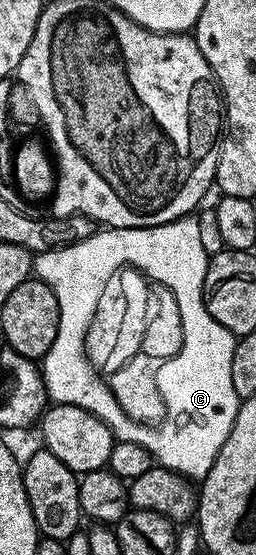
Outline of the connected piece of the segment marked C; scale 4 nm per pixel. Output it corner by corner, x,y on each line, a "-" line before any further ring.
192,216
180,217
178,221
163,223
155,227
139,227
138,229
105,227
100,231
94,231
90,237
71,247
59,247
46,253
38,253
33,258
35,277
42,280
43,283
49,284
59,301
58,335
55,336
51,349
39,361
41,381
45,385
48,400
59,405
74,405
83,411
95,414
113,432
117,441
135,443
139,447
143,447
153,456
154,462
160,468
170,469
190,479
204,479
207,471
211,471
223,443
227,443
227,435
231,435
231,427
237,418
239,398
235,386
231,384
231,359
237,342
233,333
227,331
227,327
219,327
219,323
215,323
215,319
211,319
205,303
199,303
199,305
185,309
185,319
179,321
179,325
189,325
189,327
181,331
181,343
179,343
177,351
173,351
165,357
149,355
145,349
145,335
147,335
149,323
153,321
153,313
157,309
157,303
155,303
155,297
151,291
155,287
163,287
165,291
203,291
209,259
210,254
203,251
203,243
199,240
199,223

